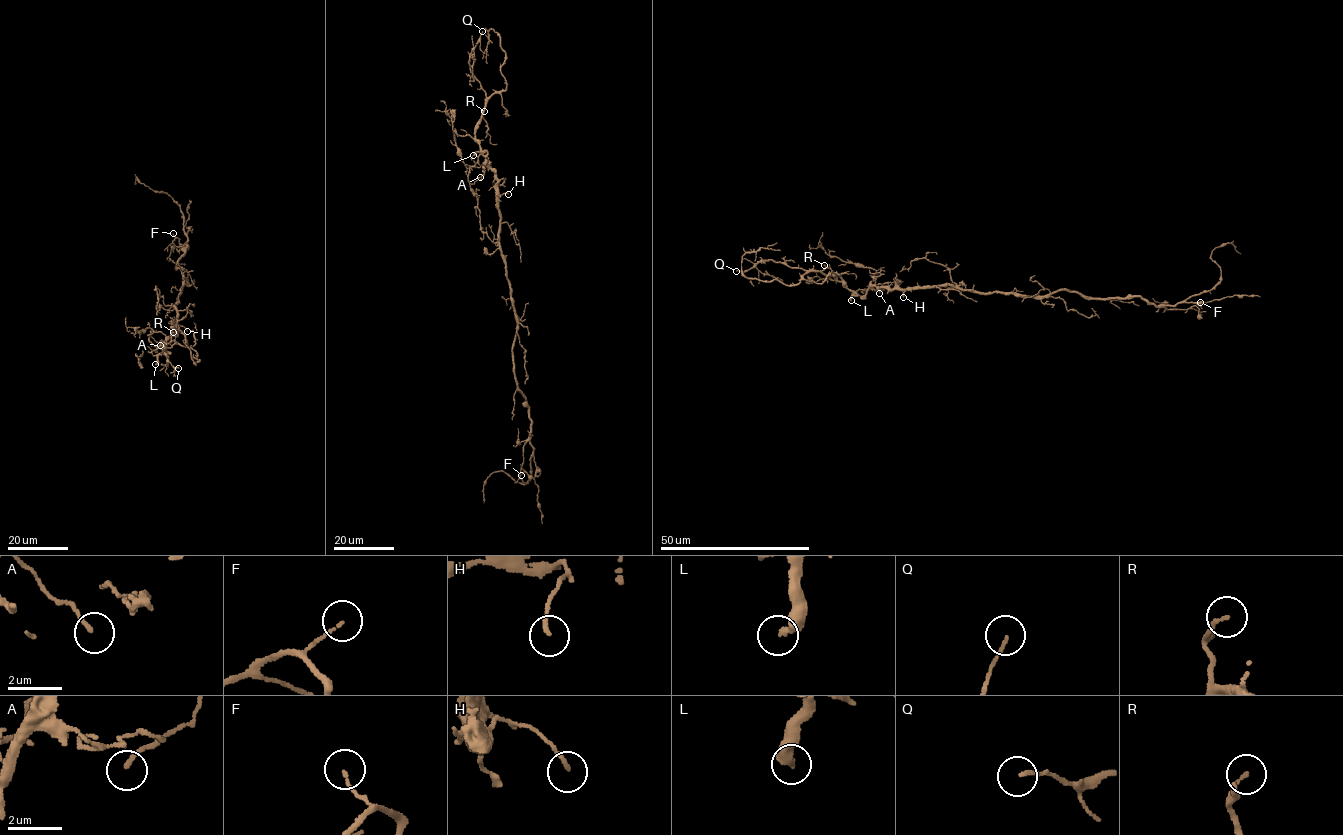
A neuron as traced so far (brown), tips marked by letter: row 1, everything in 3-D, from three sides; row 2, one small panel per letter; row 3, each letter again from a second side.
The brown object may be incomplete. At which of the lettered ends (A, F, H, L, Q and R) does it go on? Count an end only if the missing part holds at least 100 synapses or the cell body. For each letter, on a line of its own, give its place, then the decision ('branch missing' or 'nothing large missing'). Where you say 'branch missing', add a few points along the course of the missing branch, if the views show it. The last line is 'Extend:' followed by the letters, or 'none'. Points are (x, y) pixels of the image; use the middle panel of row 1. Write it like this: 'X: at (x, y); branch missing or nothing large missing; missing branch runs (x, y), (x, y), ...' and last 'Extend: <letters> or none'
A: at (480, 177); nothing large missing
F: at (521, 475); nothing large missing
H: at (508, 194); nothing large missing
L: at (473, 155); branch missing
Q: at (482, 31); nothing large missing
R: at (484, 111); nothing large missing
Extend: L

